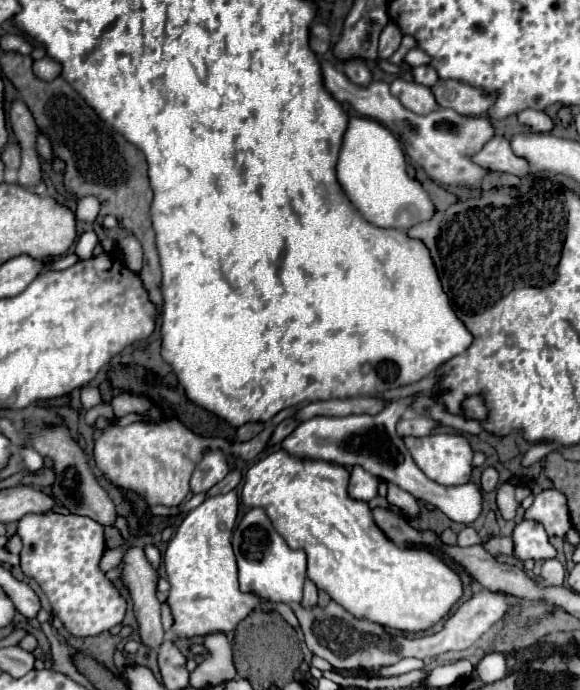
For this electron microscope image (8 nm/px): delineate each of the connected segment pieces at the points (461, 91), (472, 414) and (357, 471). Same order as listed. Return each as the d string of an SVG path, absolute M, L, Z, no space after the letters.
M440 79L432 87L432 93L442 107L450 107L460 115L484 117L486 111L496 103L496 93L484 93L474 85L464 85L464 81Z
M470 395L462 401L462 417L464 419L474 419L474 421L484 421L488 419L488 407L484 403L482 395Z
M358 465L352 467L350 483L348 483L348 495L352 499L370 501L372 497L376 497L376 487L378 487L378 479L374 475L370 475L368 471L360 469Z

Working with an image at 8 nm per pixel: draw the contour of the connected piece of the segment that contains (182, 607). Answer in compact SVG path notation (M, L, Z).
M230 491L226 495L208 497L200 507L196 507L194 511L188 513L188 517L182 521L182 525L178 527L176 535L172 537L172 541L170 541L170 545L164 553L164 567L166 567L168 581L170 581L168 605L172 609L172 617L174 617L172 631L180 639L192 639L192 637L204 637L204 635L210 635L210 633L234 631L236 625L240 621L244 621L244 617L258 605L264 607L264 609L276 609L292 627L300 627L300 623L296 621L296 613L290 609L290 605L286 605L286 603L266 603L266 601L258 599L256 595L242 593L238 589L238 567L236 567L232 543L230 543L236 517L238 517L238 495L236 495L236 491Z

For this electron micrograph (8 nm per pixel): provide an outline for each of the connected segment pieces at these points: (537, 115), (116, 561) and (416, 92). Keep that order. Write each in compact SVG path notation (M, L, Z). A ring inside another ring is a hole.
M524 109L524 111L520 111L520 113L518 113L518 119L520 119L520 123L532 127L532 131L538 131L538 133L546 133L546 131L552 127L552 123L554 123L546 113L534 111L534 109Z
M126 545L123 548L106 550L100 561L100 569L106 573L109 570L119 566L126 550L129 547L129 545Z
M394 79L390 85L390 91L394 97L400 99L400 103L404 107L408 107L410 111L414 111L418 115L440 109L440 105L436 105L436 101L432 101L432 93L428 93L428 87L424 87L424 85L404 81L404 79Z

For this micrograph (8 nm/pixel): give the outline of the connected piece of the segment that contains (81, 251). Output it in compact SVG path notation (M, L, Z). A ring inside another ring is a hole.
M84 231L84 233L80 235L80 239L78 239L78 243L76 243L76 251L74 251L74 253L76 253L80 259L88 259L88 257L94 253L96 243L98 243L96 233L94 233L94 231Z

